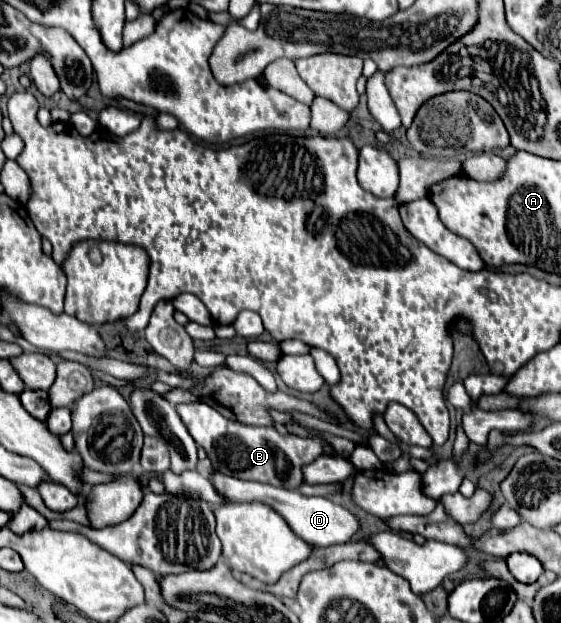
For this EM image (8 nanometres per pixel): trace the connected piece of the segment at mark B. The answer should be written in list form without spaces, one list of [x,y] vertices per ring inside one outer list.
[[[207,402],[177,404],[175,408],[195,442],[205,448],[207,456],[213,462],[213,468],[241,480],[255,480],[295,490],[303,484],[303,466],[319,458],[323,454],[323,448],[329,446],[329,442],[319,434],[313,434],[311,438],[301,438],[295,434],[279,434],[273,426],[247,426],[227,420]]]

